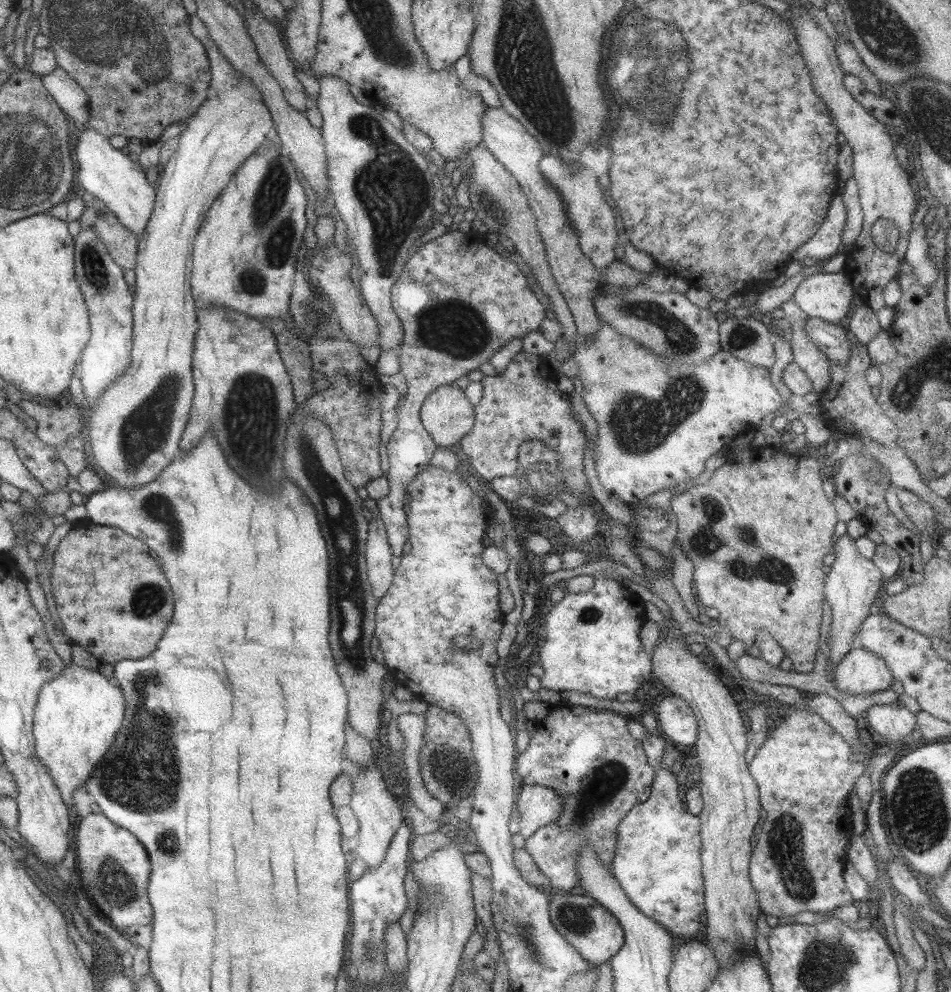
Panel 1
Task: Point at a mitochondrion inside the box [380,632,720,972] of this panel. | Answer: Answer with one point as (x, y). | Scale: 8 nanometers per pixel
(610, 777)

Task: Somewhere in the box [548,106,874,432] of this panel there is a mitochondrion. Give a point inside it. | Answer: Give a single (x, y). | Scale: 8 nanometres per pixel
(680, 339)

